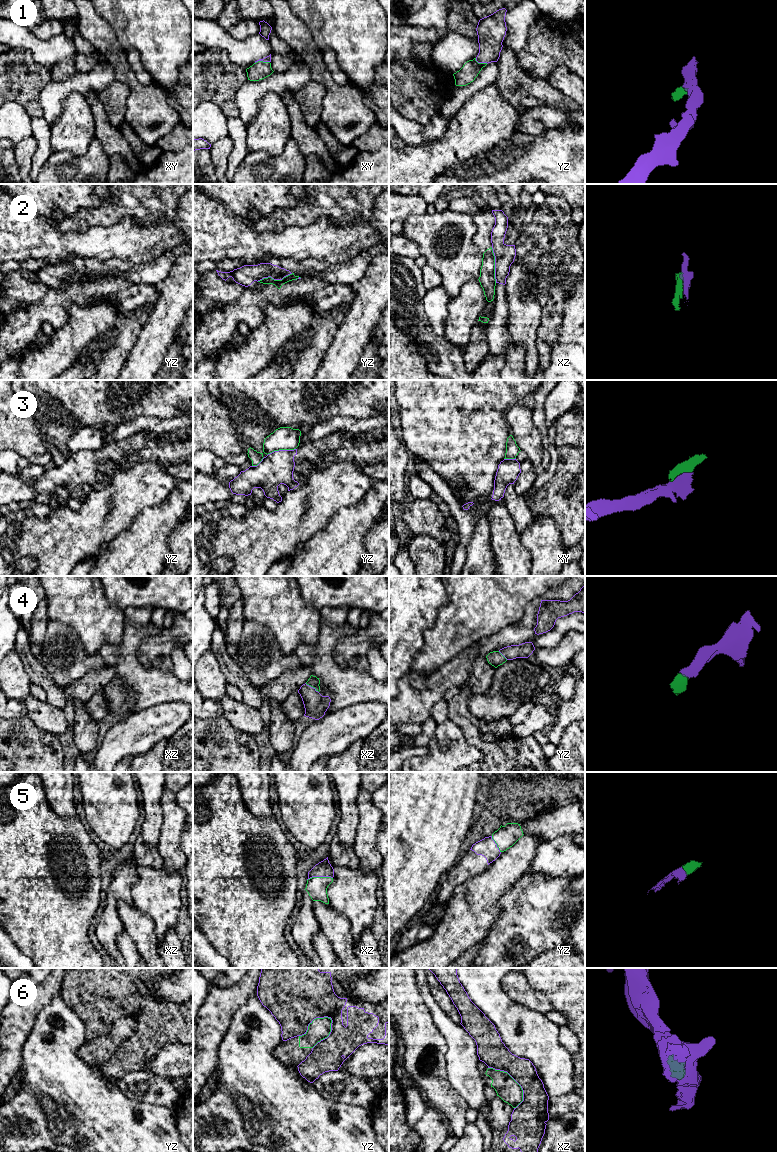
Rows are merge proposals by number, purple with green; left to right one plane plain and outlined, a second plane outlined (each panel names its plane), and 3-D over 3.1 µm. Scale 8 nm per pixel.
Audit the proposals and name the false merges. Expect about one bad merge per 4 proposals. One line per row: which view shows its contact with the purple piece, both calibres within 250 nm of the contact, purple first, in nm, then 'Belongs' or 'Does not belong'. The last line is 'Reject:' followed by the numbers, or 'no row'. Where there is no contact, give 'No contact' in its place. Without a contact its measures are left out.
1: Touches purple in yz. Thickness 220 nm (purple) against 140 nm. Belongs
2: Touches purple in xz. Thickness 160 nm (purple) against 130 nm. Does not belong
3: Touches purple in yz. Thickness 260 nm (purple) against 190 nm. Does not belong
4: Touches purple in xz. Thickness 180 nm (purple) against 90 nm. Belongs
5: Touches purple in xz. Thickness 130 nm (purple) against 160 nm. Belongs
6: Touches purple in yz. Thickness 500 nm (purple) against 170 nm. Does not belong
Reject: 2, 3, 6

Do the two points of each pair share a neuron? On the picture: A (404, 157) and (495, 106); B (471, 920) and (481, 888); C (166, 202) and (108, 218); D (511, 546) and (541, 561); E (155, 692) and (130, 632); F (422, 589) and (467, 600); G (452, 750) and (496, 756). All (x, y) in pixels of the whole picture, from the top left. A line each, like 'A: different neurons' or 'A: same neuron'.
A: same neuron
B: same neuron
C: same neuron
D: different neurons
E: same neuron
F: different neurons
G: different neurons

